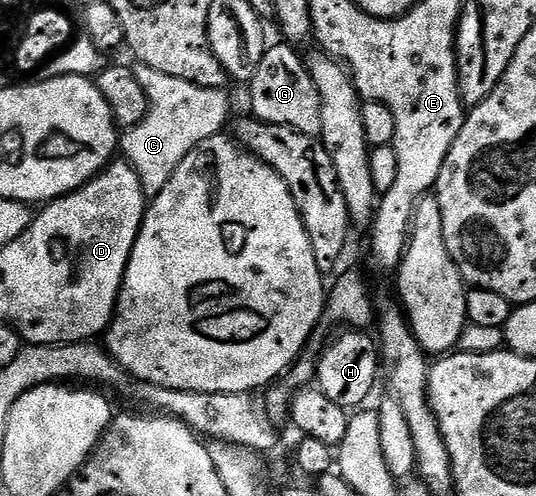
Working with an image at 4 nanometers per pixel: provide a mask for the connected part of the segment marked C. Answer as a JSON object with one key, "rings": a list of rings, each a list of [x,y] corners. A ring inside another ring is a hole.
{"rings":[[[142,64],[135,66],[136,78],[142,85],[142,91],[148,96],[148,114],[142,123],[123,130],[118,137],[118,149],[123,160],[127,161],[138,175],[142,183],[142,191],[145,198],[151,199],[160,194],[170,183],[170,175],[178,171],[178,163],[198,147],[206,139],[210,139],[216,133],[225,132],[224,124],[228,121],[228,93],[222,89],[210,87],[198,87],[198,83],[186,83],[186,79],[174,79],[174,75],[162,75],[162,71],[154,71],[154,67],[146,67]]]}

